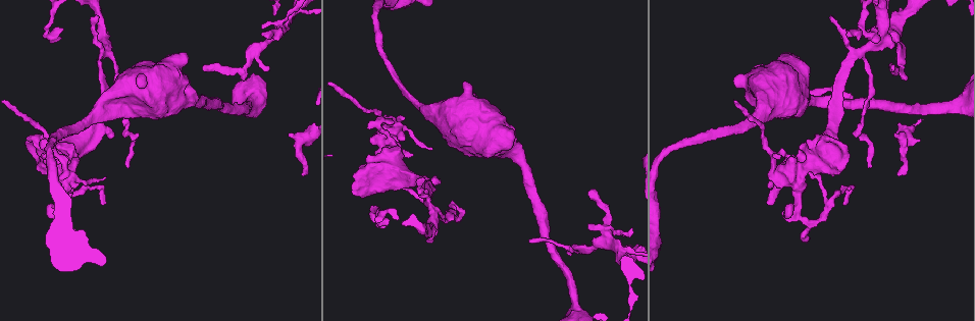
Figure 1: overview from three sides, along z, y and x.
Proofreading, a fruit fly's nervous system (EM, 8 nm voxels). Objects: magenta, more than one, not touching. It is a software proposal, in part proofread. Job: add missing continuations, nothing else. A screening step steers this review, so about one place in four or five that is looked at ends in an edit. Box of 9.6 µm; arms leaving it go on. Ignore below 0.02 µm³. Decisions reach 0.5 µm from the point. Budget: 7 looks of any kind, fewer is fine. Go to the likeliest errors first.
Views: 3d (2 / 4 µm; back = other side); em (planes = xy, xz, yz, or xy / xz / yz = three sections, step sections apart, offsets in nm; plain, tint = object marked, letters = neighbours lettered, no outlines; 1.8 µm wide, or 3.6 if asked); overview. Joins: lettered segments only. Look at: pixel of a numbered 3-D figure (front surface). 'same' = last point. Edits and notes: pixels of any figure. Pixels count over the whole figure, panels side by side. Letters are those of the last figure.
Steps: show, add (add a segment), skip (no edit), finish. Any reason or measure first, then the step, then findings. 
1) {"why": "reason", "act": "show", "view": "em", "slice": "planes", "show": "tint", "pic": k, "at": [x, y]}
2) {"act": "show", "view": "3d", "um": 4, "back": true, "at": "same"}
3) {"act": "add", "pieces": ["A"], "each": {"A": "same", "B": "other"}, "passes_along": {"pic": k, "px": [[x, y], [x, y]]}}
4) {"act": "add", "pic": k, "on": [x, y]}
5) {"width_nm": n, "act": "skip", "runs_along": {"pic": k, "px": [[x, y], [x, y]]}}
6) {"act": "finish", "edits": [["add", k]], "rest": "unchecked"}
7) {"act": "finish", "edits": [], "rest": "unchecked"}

{"why": "sudden change in width", "act": "show", "view": "3d", "um": 4, "pic": 1, "at": [612, 245]}

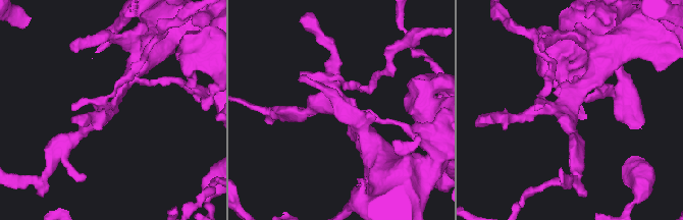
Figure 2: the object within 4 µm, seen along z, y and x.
{"why": "now the EM", "act": "show", "view": "em", "slice": "planes", "show": "letters", "pic": 2, "at": [114, 106]}

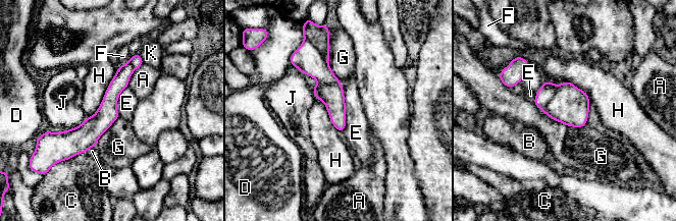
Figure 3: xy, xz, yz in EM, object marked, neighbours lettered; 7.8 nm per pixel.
{"act": "skip", "each": {"A": "other", "B": "other", "C": "other", "D": "other", "E": "other", "F": "other", "G": "other", "H": "other", "J": "other", "K": "other"}, "border": {"pic": 3, "px": [[343, 88], [345, 96], [344, 130]]}, "found": "no lettered segment goes on from it"}

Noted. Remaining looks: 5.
{"why": "branch stops here", "act": "show", "view": "3d", "um": 4, "pic": 1, "at": [840, 38]}

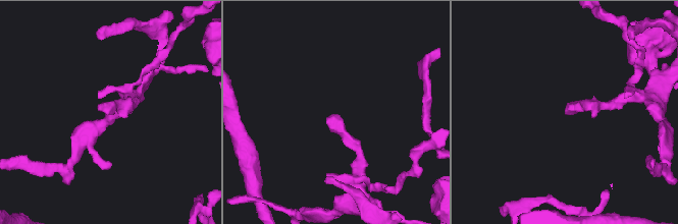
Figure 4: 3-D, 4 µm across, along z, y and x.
{"act": "show", "view": "em", "slice": "xz", "step": 4, "show": "letters", "pic": 4, "at": [106, 111]}

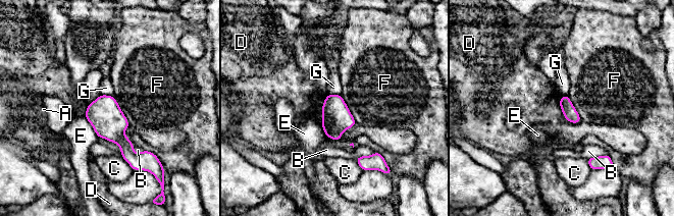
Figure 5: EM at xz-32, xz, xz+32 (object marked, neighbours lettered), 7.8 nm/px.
{"act": "skip", "each": {"A": "other", "B": "other", "C": "other", "D": "other", "E": "other", "F": "other", "G": "other"}, "border": {"pic": 5, "px": [[561, 96], [562, 114], [578, 123]]}, "found": "none of them fits"}

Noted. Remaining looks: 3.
{"why": "long arm stops here", "act": "show", "view": "3d", "um": 4, "pic": 1, "at": [302, 176]}

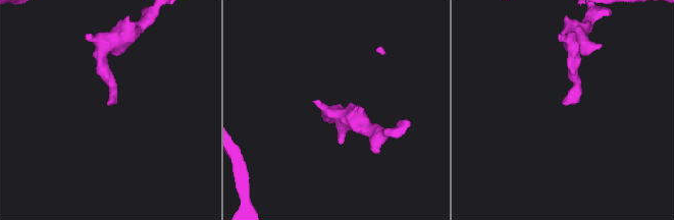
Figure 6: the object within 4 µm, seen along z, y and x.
{"why": "shape alone is not enough", "act": "show", "view": "em", "slice": "xz", "step": 16, "show": "letters", "pic": 6, "at": [565, 103]}

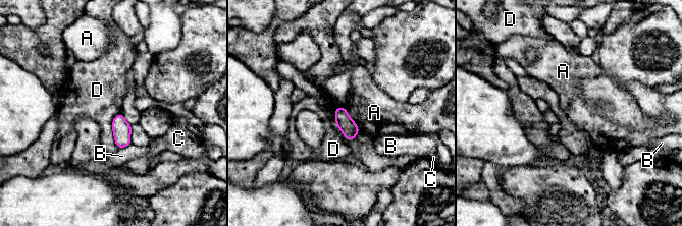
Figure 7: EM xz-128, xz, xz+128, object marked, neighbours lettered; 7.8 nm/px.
{"why": "cut it another way", "act": "show", "view": "em", "slice": "planes", "show": "letters", "at": "same"}

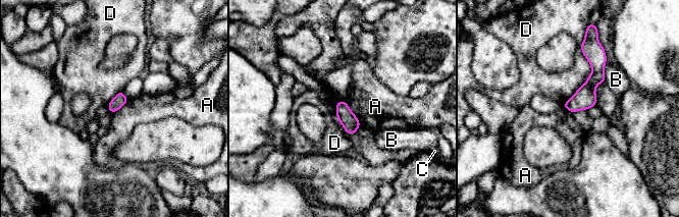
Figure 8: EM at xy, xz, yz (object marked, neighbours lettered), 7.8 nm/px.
{"longest_contact_nm": ["D", 550], "act": "skip", "each": {"A": "other", "B": "other", "C": "other", "D": "other"}, "border": {"pic": 8, "px": [[340, 100], [348, 105], [361, 123]]}, "found": "none of them fits"}

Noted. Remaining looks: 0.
{"act": "finish", "edits": [], "rest": "unchecked"}

